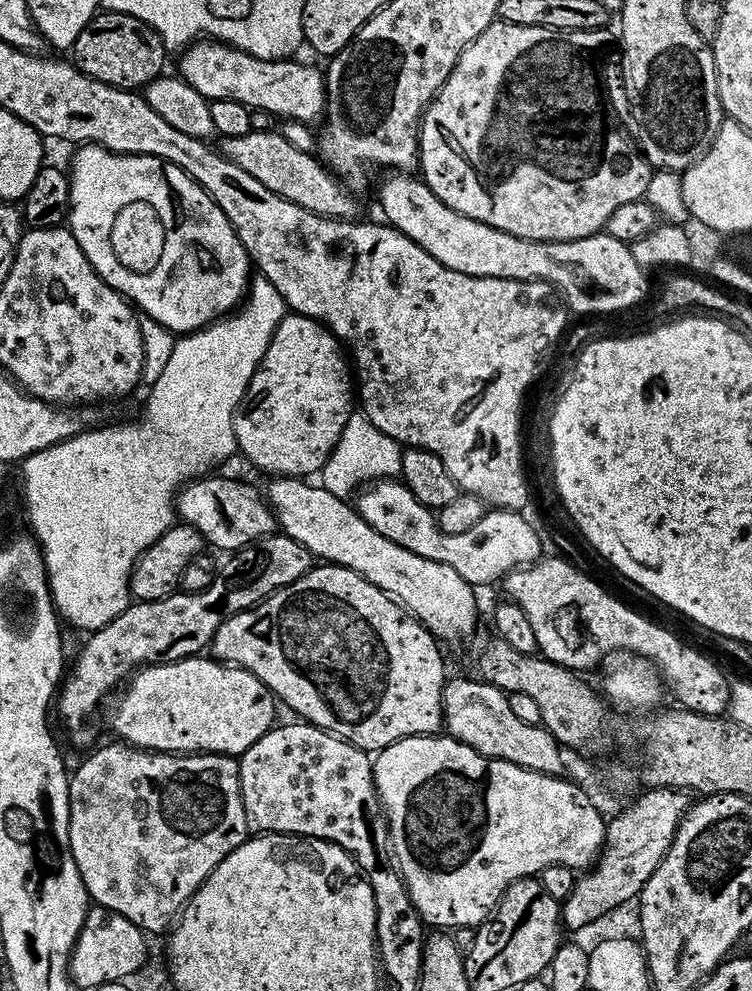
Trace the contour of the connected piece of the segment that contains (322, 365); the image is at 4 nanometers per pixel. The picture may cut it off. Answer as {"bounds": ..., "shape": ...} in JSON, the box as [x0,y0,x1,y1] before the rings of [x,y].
{"bounds":[232,314,354,478],"shape":[[[288,314],[274,330],[270,346],[266,346],[266,354],[250,378],[240,405],[236,407],[232,419],[236,447],[239,455],[244,455],[254,467],[269,472],[269,477],[308,478],[311,472],[319,473],[323,469],[353,412],[354,376],[341,341],[319,320]]]}

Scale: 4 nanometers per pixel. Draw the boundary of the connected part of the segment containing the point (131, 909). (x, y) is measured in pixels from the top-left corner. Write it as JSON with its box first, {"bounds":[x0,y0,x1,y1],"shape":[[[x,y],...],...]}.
{"bounds":[70,743,249,933],"shape":[[[115,743],[89,751],[71,773],[70,850],[93,905],[122,914],[145,933],[167,933],[218,862],[249,839],[248,815],[240,793],[240,761],[235,756],[149,752]]]}

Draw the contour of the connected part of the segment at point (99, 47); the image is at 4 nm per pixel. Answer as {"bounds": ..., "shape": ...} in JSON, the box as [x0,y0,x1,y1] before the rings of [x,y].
{"bounds":[70,10,166,90],"shape":[[[107,10],[97,11],[70,49],[71,63],[84,75],[106,82],[106,86],[129,90],[143,90],[151,80],[162,75],[164,55],[166,49],[162,38],[146,22],[130,14]]]}

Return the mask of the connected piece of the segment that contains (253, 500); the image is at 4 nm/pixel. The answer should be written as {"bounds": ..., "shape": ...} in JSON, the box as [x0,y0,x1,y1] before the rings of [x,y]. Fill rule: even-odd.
{"bounds":[174,476,277,554],"shape":[[[228,476],[197,478],[181,487],[174,505],[179,519],[194,526],[209,545],[221,548],[227,554],[235,554],[253,540],[261,540],[277,531],[276,516],[260,492],[252,484],[231,480]]]}

